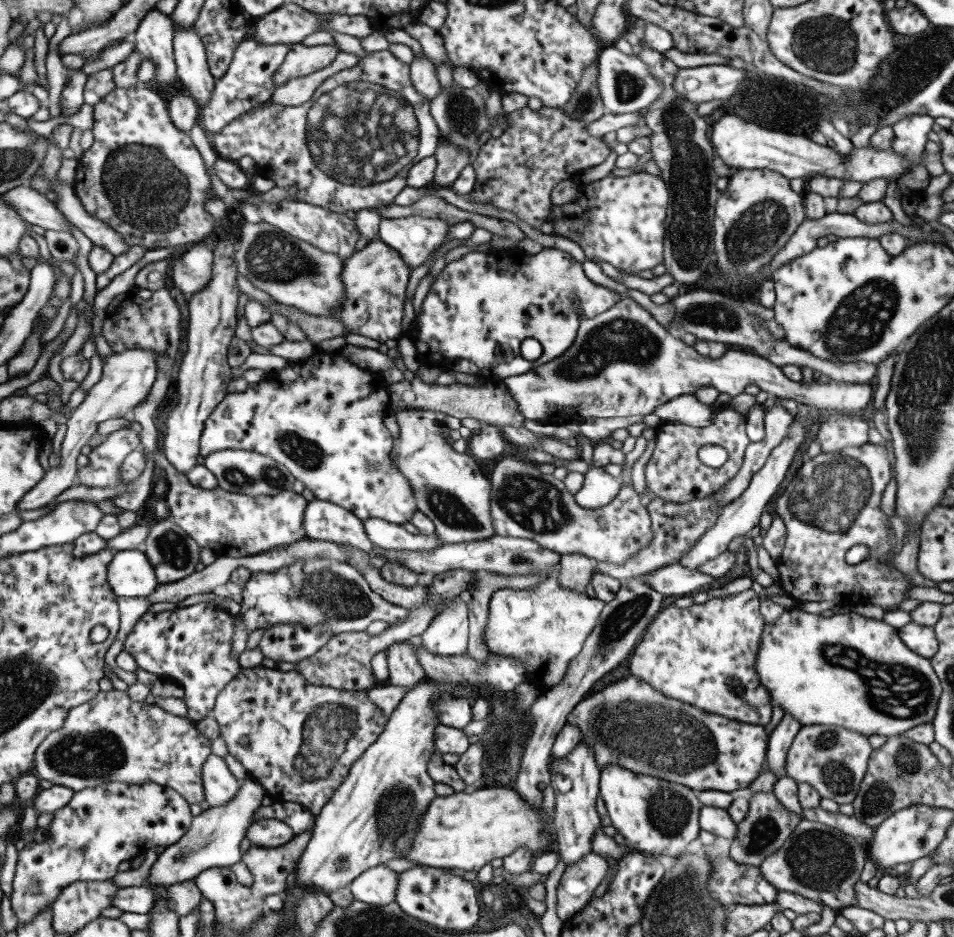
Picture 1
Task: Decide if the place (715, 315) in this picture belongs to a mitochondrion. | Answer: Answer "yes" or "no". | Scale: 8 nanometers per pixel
yes

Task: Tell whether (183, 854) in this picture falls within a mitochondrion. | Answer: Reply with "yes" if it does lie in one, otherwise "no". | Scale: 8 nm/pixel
yes

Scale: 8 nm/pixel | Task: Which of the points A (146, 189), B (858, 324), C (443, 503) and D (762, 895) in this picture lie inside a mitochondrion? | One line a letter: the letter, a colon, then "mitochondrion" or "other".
A: mitochondrion
B: mitochondrion
C: mitochondrion
D: other

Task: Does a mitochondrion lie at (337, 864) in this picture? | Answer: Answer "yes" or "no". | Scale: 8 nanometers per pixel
no

